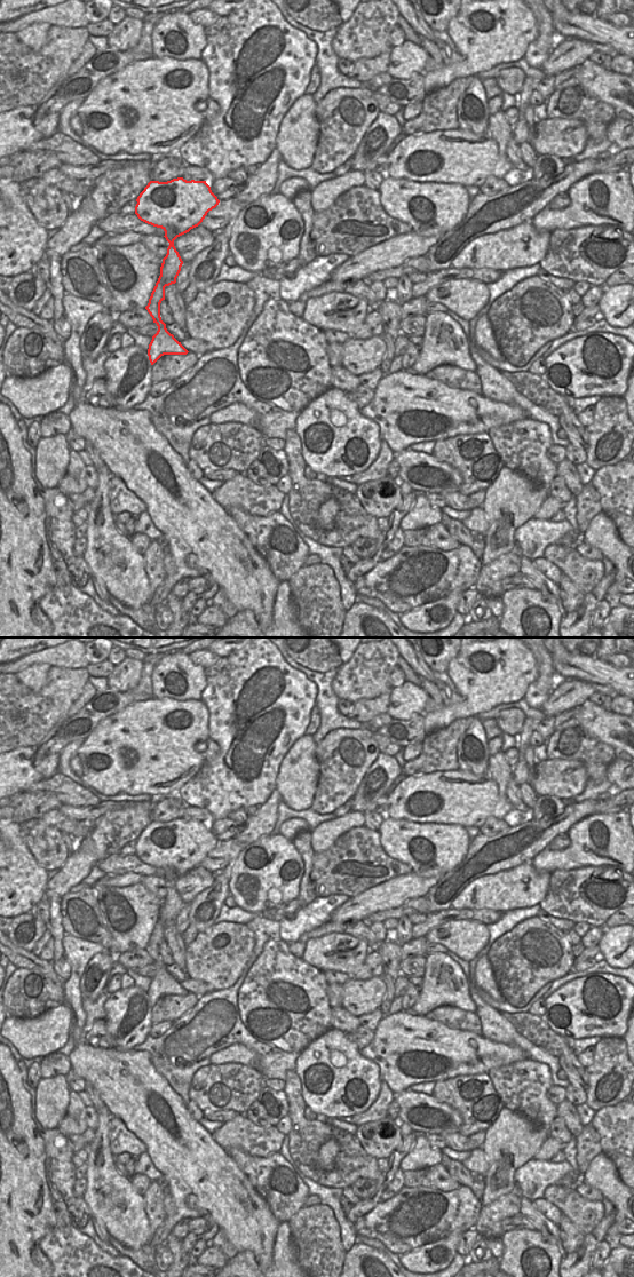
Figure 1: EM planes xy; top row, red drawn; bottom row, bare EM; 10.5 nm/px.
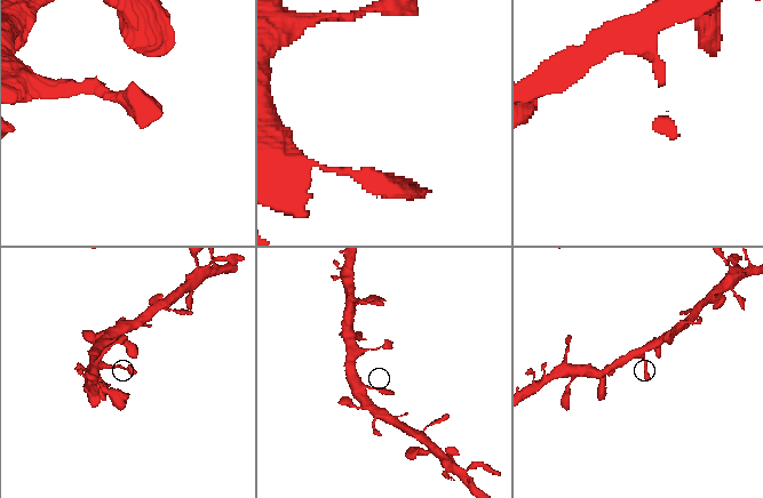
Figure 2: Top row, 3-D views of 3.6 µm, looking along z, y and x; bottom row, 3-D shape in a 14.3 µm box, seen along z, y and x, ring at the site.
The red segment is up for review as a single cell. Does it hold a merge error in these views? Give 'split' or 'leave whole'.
leave whole

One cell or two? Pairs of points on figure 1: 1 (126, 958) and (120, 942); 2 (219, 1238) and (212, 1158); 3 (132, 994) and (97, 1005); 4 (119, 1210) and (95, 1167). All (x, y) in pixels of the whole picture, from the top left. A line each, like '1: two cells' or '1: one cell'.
1: two cells
2: two cells
3: two cells
4: one cell

